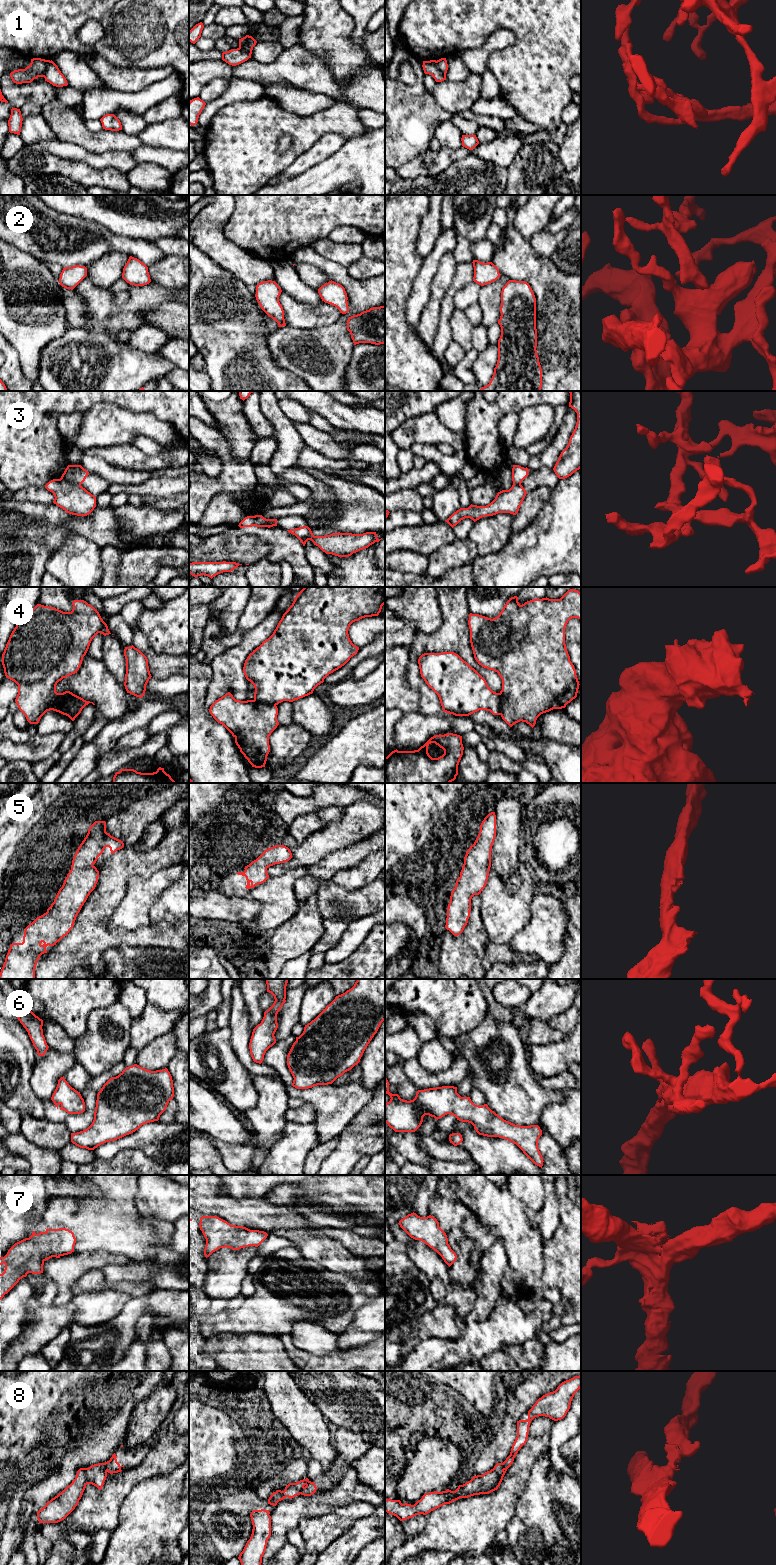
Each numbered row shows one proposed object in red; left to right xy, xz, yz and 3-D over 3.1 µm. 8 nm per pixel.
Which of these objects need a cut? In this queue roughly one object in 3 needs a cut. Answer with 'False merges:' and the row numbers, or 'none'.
False merges: 1, 3, 4, 8

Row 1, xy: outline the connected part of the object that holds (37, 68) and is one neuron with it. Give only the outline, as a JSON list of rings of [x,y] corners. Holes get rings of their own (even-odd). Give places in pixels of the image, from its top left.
[[[41,58],[31,59],[31,63],[25,69],[14,70],[10,73],[12,81],[16,84],[31,83],[38,77],[44,77],[50,60]]]

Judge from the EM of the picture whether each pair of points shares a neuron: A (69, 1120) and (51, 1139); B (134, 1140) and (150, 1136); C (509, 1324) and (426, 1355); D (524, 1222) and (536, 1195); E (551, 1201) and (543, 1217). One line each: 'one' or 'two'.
A: two
B: one
C: one
D: two
E: one

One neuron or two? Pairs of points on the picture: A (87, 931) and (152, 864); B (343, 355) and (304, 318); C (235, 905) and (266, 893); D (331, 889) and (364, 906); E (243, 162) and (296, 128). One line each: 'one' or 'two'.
A: one
B: two
C: two
D: one
E: one

